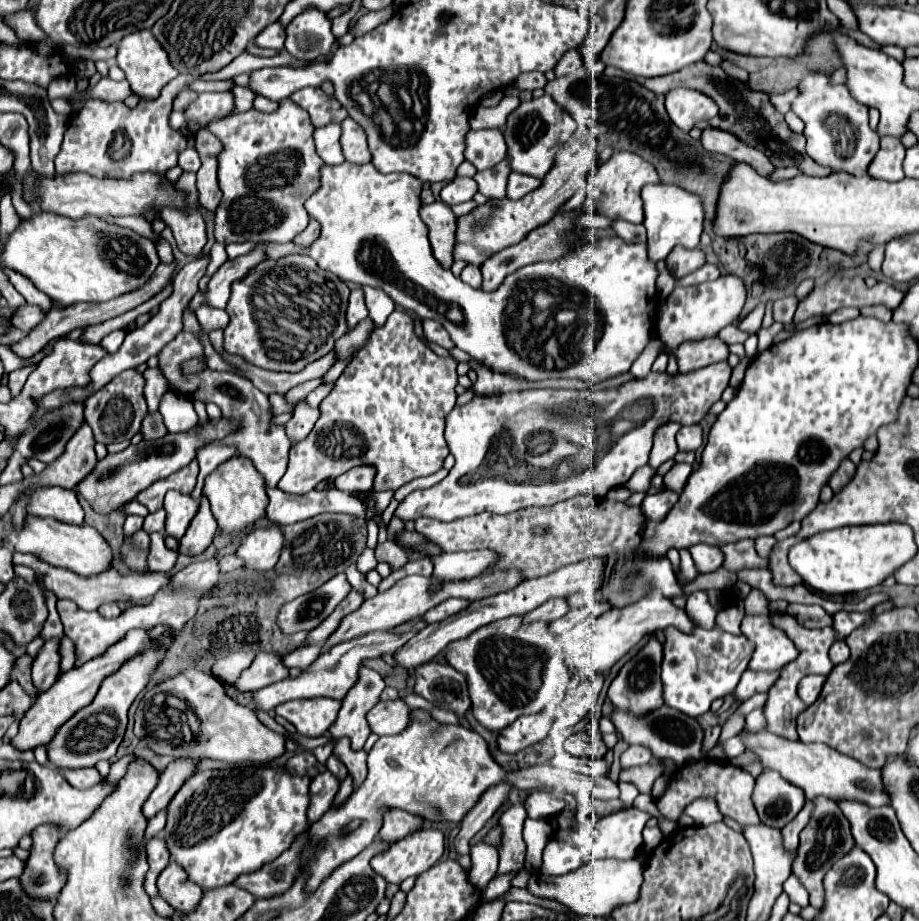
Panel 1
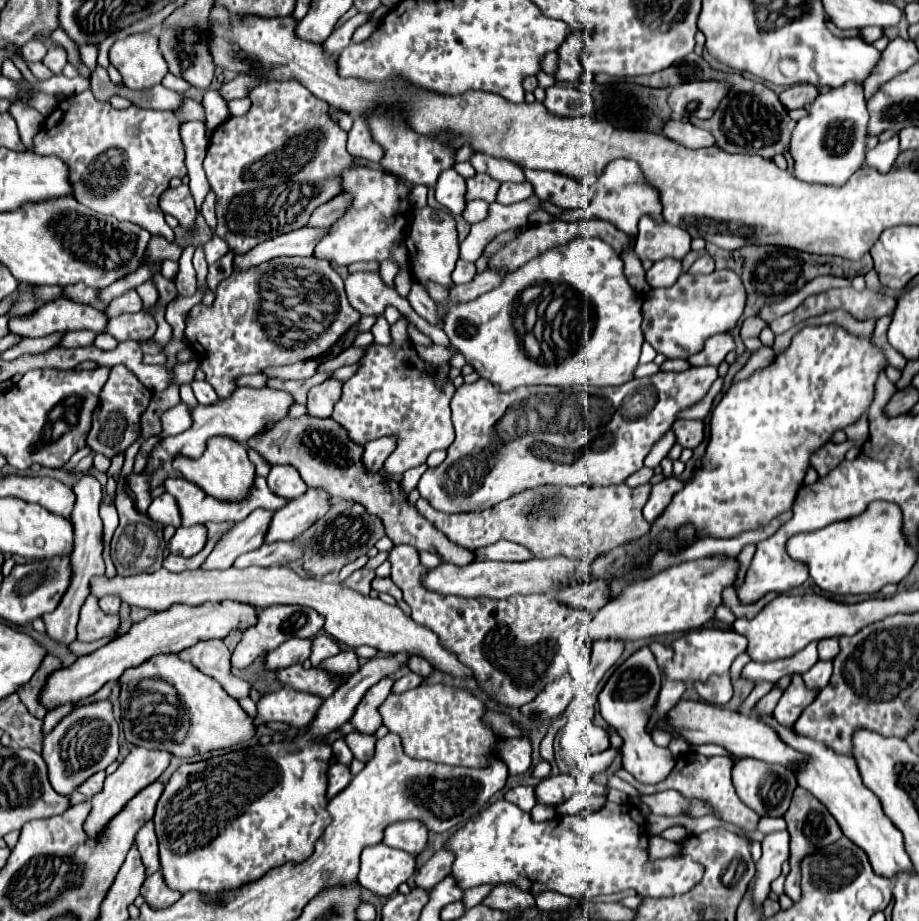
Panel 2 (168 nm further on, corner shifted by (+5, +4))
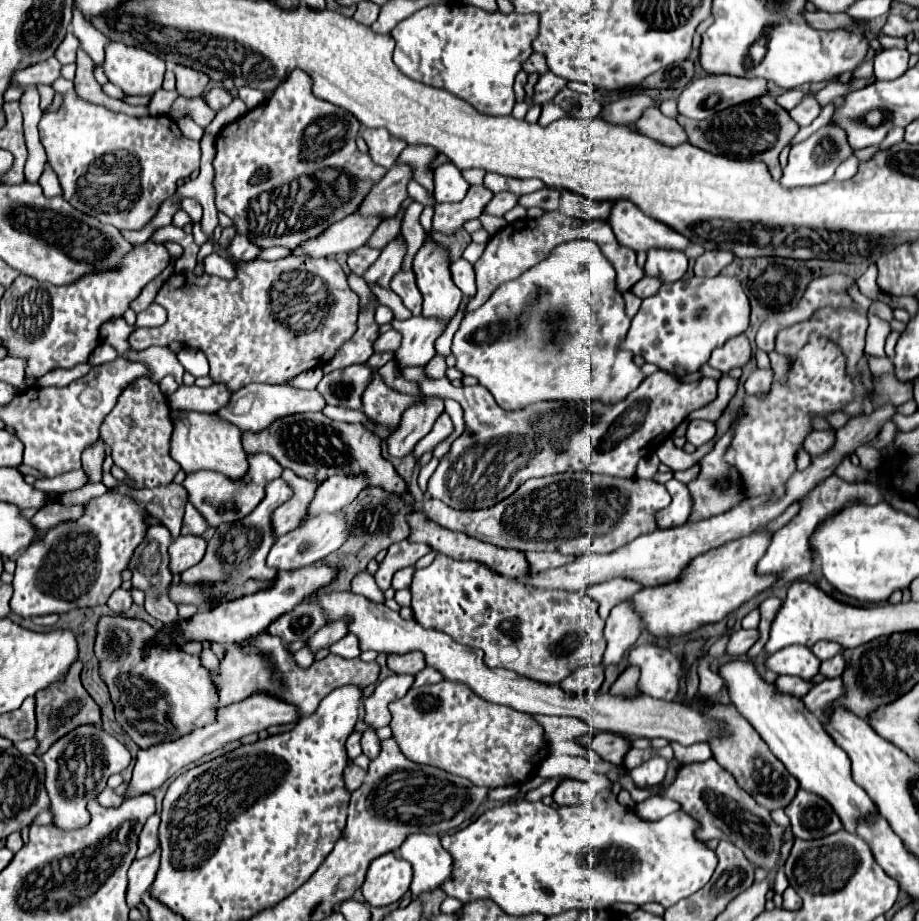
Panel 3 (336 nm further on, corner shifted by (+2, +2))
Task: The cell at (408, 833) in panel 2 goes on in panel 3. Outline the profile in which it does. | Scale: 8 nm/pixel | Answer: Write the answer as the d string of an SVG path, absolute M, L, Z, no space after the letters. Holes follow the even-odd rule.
M409 836L409 840L405 840L405 844L399 848L399 856L413 866L411 892L415 896L423 892L435 892L441 888L443 882L451 878L453 858L441 846L437 836Z

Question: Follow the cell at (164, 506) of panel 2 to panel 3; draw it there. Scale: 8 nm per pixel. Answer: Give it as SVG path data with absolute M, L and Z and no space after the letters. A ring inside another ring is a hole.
M187 504L185 508L185 522L183 522L183 530L181 534L193 534L193 536L201 536L205 530L209 528L207 520L193 508L193 504Z

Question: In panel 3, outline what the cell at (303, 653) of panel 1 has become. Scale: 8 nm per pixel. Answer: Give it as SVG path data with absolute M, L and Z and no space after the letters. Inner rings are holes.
M349 634L349 636L341 638L337 644L333 644L329 650L331 650L331 654L337 654L341 658L357 658L361 654L359 638L355 634Z

